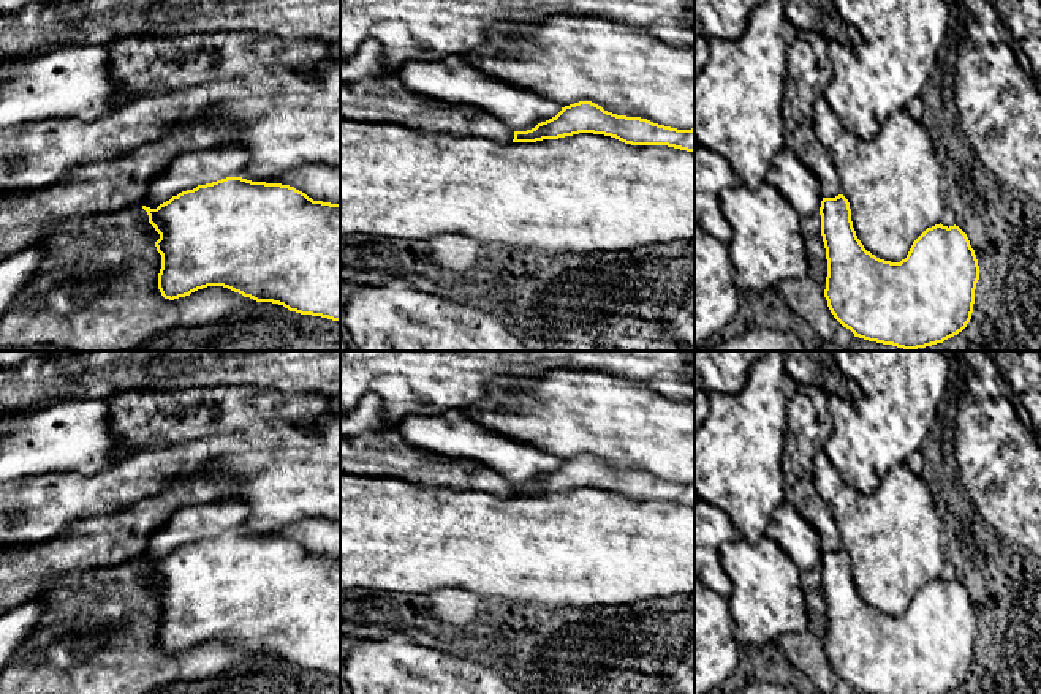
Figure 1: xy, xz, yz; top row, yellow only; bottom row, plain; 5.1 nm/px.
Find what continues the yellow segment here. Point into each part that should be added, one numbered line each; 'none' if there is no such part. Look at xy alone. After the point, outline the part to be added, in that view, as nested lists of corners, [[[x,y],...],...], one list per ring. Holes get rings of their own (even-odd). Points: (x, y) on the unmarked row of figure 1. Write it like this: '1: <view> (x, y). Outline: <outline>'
none

